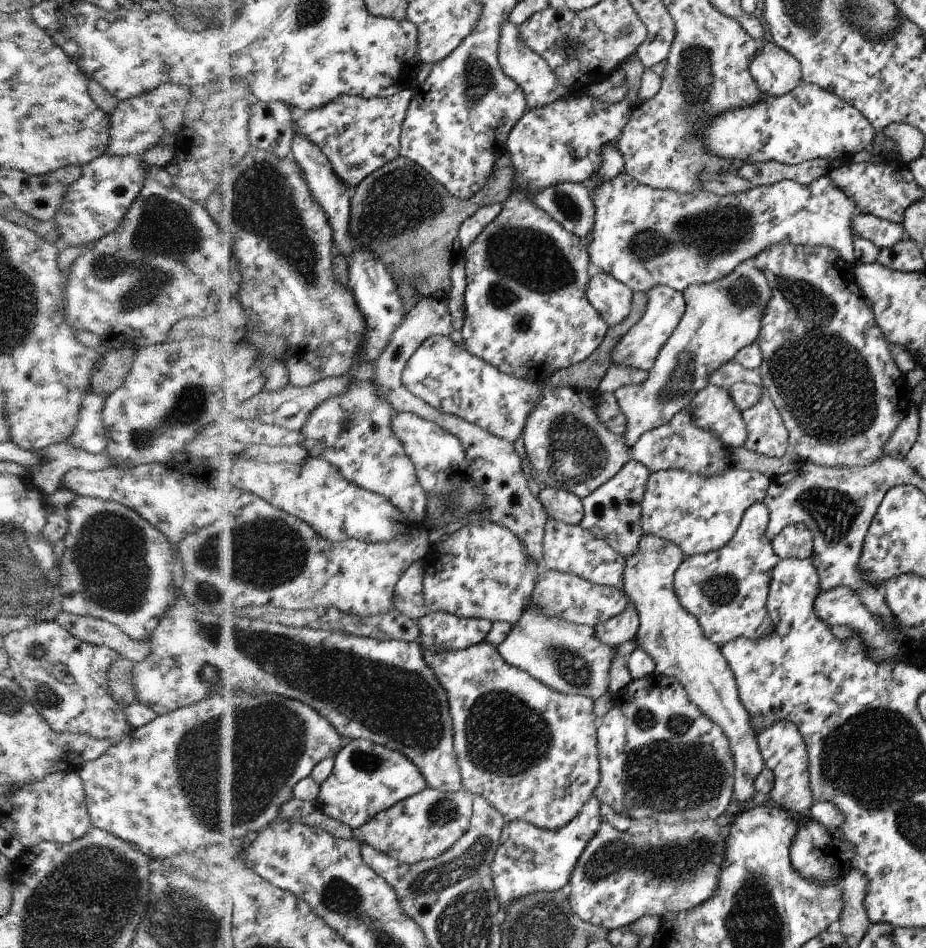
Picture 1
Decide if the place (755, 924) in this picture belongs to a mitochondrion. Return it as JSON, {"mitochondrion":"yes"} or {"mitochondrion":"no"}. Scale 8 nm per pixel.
{"mitochondrion":"yes"}

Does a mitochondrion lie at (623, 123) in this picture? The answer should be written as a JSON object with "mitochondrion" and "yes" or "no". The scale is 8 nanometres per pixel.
{"mitochondrion":"no"}

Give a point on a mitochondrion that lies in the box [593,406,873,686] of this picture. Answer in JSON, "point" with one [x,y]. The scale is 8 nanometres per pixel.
{"point":[834,512]}

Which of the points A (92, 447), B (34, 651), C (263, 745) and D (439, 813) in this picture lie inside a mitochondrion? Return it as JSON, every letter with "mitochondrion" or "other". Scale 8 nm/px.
{"A":"other","B":"mitochondrion","C":"mitochondrion","D":"mitochondrion"}

